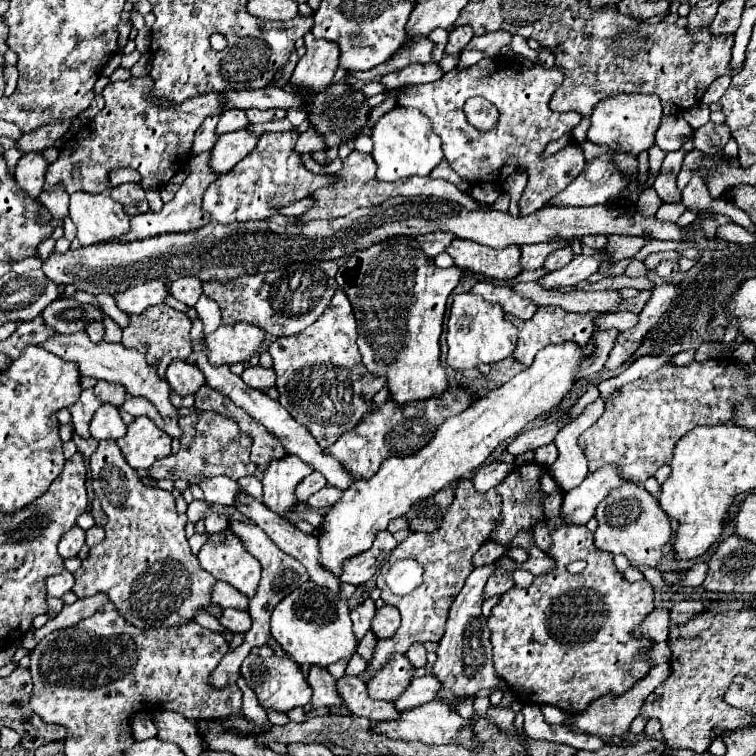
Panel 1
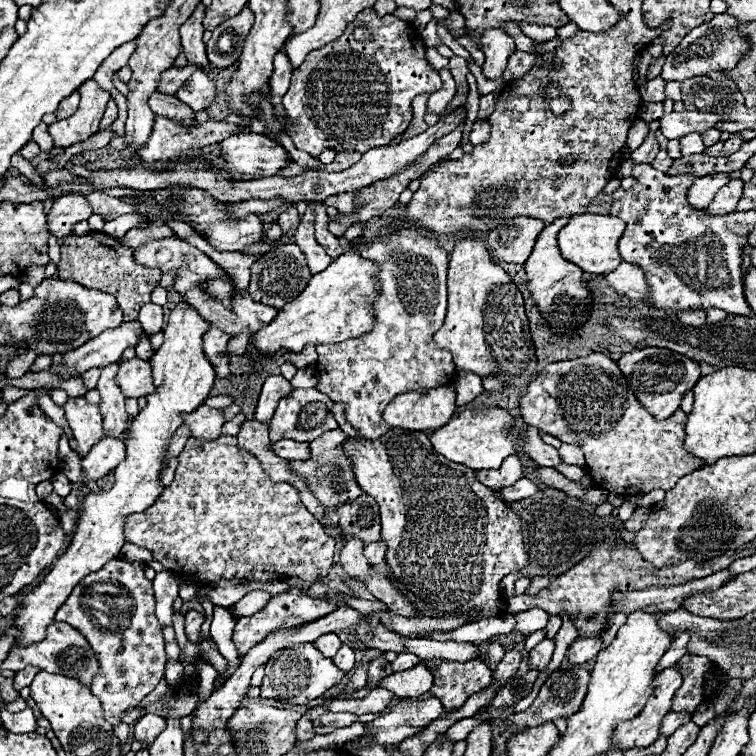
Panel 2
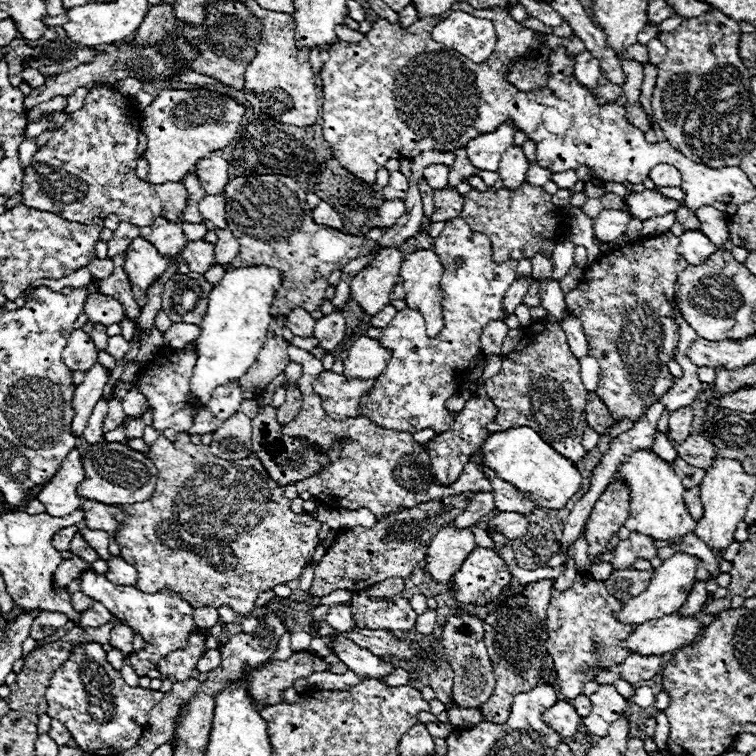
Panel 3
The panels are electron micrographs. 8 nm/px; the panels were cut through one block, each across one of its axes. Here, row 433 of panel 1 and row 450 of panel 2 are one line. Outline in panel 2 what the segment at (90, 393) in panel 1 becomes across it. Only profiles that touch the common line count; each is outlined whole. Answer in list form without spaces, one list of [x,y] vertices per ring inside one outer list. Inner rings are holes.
[[[84,396],[70,398],[64,404],[66,420],[70,422],[70,428],[74,432],[74,438],[78,440],[76,452],[80,456],[86,456],[90,448],[96,444],[96,440],[102,438],[102,416],[98,412],[98,406],[88,404]]]

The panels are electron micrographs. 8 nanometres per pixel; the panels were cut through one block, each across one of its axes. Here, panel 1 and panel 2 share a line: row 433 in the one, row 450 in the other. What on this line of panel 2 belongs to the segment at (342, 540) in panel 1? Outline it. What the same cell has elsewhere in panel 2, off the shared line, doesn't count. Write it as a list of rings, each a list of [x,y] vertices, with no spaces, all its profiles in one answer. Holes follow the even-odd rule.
[[[476,408],[460,412],[446,426],[430,432],[428,436],[434,444],[434,450],[448,460],[464,464],[472,470],[496,470],[508,456],[518,454],[518,438],[514,436],[514,424],[516,418],[506,408]]]

